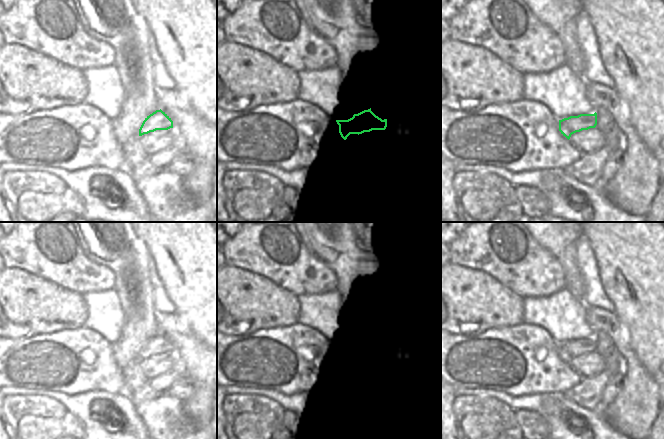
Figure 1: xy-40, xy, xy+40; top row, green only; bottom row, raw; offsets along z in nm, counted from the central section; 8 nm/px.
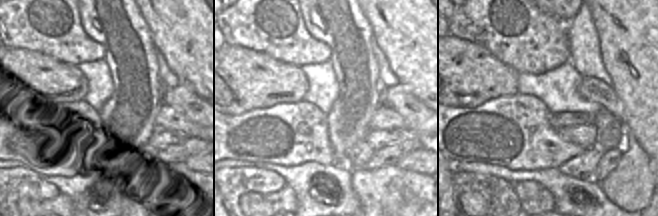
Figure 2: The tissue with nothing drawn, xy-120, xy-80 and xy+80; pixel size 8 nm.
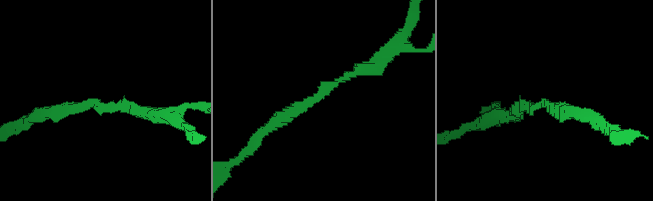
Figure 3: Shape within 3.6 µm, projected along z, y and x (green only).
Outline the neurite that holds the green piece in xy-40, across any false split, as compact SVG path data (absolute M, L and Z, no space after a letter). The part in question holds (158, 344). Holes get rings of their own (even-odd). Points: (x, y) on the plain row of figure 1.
M161 333L156 334L143 345L139 353L139 360L156 354L168 354L170 352L173 352L173 345L171 342Z

